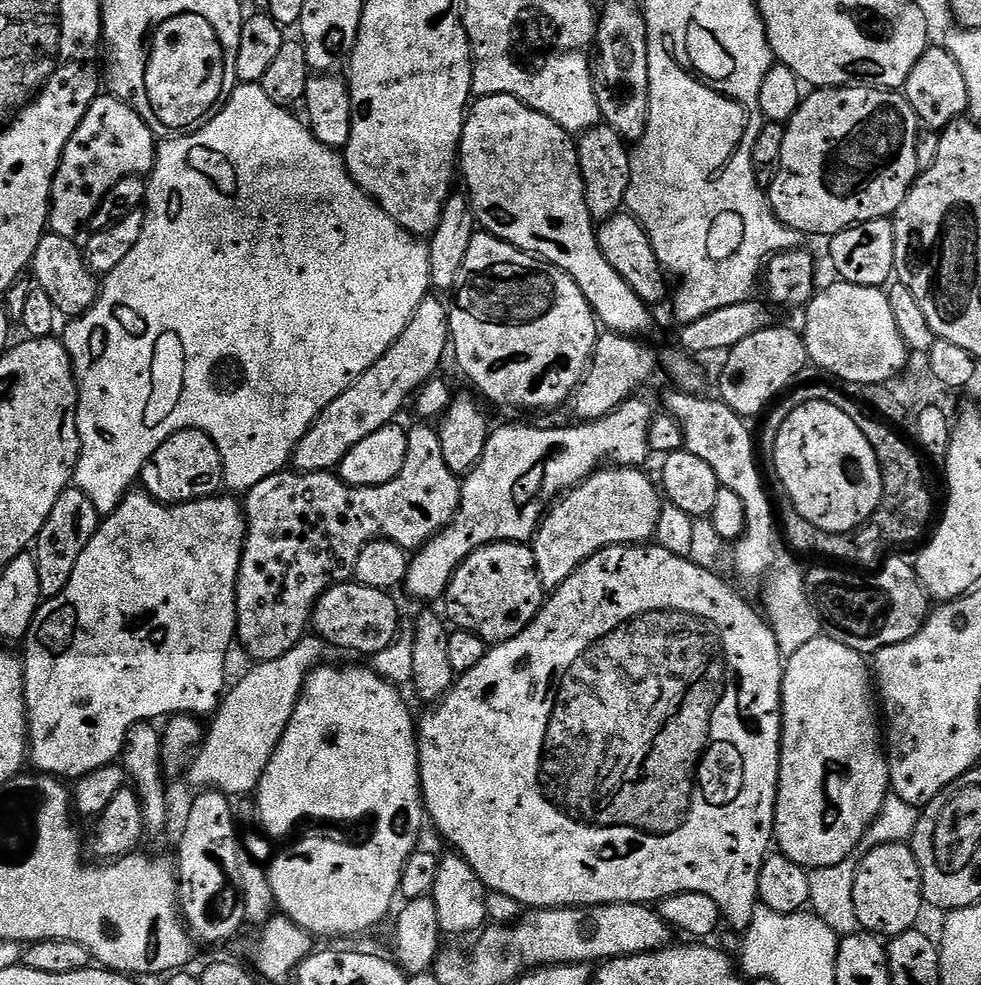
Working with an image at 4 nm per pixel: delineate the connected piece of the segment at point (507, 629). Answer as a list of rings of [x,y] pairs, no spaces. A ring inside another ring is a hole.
[[[527,543],[488,544],[470,554],[454,574],[446,593],[446,616],[456,628],[478,634],[488,645],[495,646],[522,634],[522,630],[526,630],[528,623],[540,613],[545,599],[546,589]]]

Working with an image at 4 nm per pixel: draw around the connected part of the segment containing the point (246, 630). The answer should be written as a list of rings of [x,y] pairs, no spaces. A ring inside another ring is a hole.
[[[420,422],[417,428],[409,427],[407,433],[408,449],[406,450],[406,458],[404,459],[402,470],[398,470],[396,477],[385,484],[379,484],[373,488],[355,489],[351,484],[345,484],[335,471],[302,472],[285,470],[283,472],[276,472],[273,476],[262,478],[262,482],[258,482],[258,486],[254,486],[243,497],[242,507],[246,521],[246,535],[244,538],[244,553],[240,559],[240,573],[236,583],[236,634],[239,647],[241,644],[253,656],[253,661],[259,662],[282,658],[282,654],[294,650],[296,643],[309,631],[316,599],[330,586],[347,584],[355,577],[358,558],[362,554],[364,547],[371,540],[393,540],[399,548],[415,550],[420,548],[427,540],[431,540],[433,536],[437,536],[441,530],[448,527],[449,522],[456,516],[456,512],[460,508],[461,481],[458,479],[457,473],[452,472],[450,466],[446,466],[446,458],[442,454],[442,442],[440,441],[439,431],[427,423]]]

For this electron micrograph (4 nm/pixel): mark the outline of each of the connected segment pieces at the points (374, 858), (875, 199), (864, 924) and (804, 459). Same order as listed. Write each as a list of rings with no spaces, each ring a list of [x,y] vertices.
[[[317,666],[312,669],[308,681],[304,683],[304,692],[296,704],[294,714],[266,766],[260,779],[260,786],[254,793],[256,804],[260,807],[260,820],[264,823],[263,831],[273,840],[284,840],[287,836],[296,835],[289,848],[284,848],[272,864],[267,865],[270,886],[273,887],[276,908],[303,928],[313,937],[319,936],[360,936],[371,928],[376,928],[393,911],[400,891],[402,870],[412,852],[417,851],[420,831],[426,828],[426,813],[424,797],[420,794],[420,745],[418,743],[418,724],[412,720],[412,712],[406,701],[400,697],[401,689],[384,680],[372,671],[371,667],[364,668],[324,668]]]
[[[845,86],[843,88],[822,88],[809,91],[801,100],[800,109],[792,115],[792,119],[788,121],[784,130],[786,142],[782,142],[782,162],[778,166],[778,174],[774,178],[774,182],[770,186],[772,211],[787,228],[792,228],[805,237],[824,236],[823,238],[831,238],[837,232],[846,230],[855,224],[895,217],[920,172],[918,153],[914,151],[914,146],[916,145],[916,136],[921,131],[922,125],[916,119],[914,110],[910,106],[910,102],[904,97],[903,91],[869,88],[867,86]]]
[[[904,842],[879,844],[877,848],[867,849],[863,854],[864,861],[859,861],[854,878],[854,910],[858,914],[861,929],[881,938],[891,938],[903,932],[913,931],[917,927],[916,919],[920,916],[920,908],[923,909],[925,903],[920,867],[911,847]]]
[[[826,398],[806,402],[795,408],[790,418],[782,422],[770,452],[773,462],[776,463],[776,476],[780,479],[785,494],[788,495],[787,503],[820,532],[855,533],[857,529],[868,523],[875,512],[881,511],[880,499],[884,496],[886,485],[878,458],[866,434],[862,434],[862,430],[854,426],[854,418],[838,410],[838,406],[830,406]]]

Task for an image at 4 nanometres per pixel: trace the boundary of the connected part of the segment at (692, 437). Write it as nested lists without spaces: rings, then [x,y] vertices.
[[[672,390],[664,404],[668,407],[665,408],[667,415],[673,416],[682,426],[684,448],[708,463],[710,470],[718,474],[720,487],[734,490],[734,494],[742,498],[742,506],[746,506],[746,530],[731,545],[732,568],[744,580],[763,581],[773,571],[772,563],[776,560],[778,520],[774,508],[772,512],[764,480],[760,477],[760,468],[756,465],[756,448],[752,445],[754,432],[748,429],[749,421],[730,410],[723,400],[707,400],[704,394],[693,394],[687,390]]]

